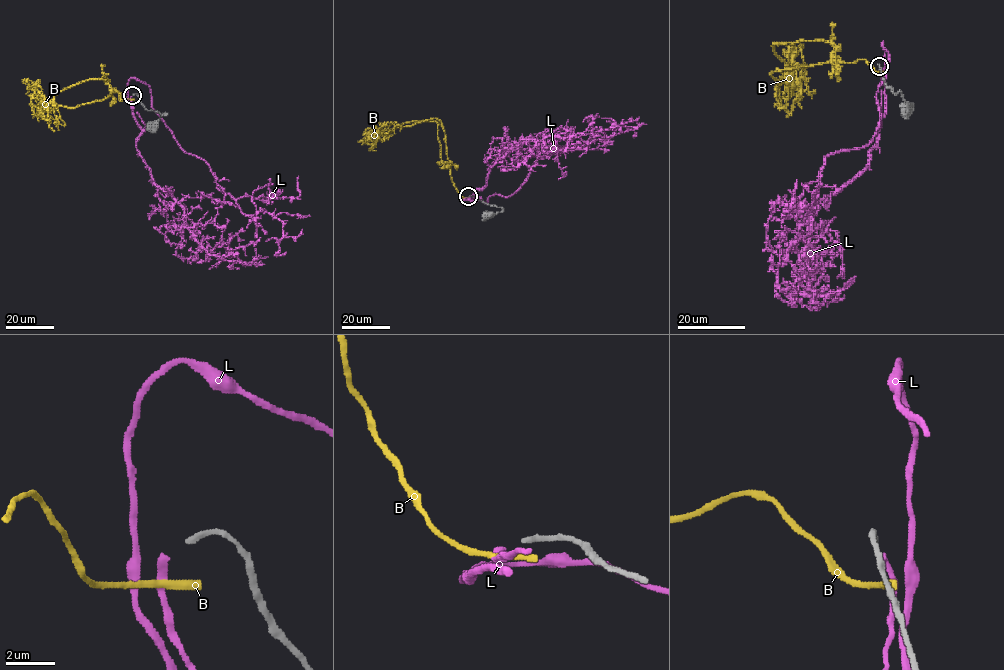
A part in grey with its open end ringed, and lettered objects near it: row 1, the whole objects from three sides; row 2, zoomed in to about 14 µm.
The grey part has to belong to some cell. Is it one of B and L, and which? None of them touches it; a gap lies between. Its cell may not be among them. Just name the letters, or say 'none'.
L

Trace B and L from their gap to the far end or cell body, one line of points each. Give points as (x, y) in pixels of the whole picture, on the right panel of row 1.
B: (881, 71), (861, 59), (772, 71), (780, 83), (790, 76), (788, 88), (798, 83), (800, 94), (786, 116)
L: (880, 68), (882, 41), (879, 126), (825, 157), (811, 231), (780, 242), (789, 287)

